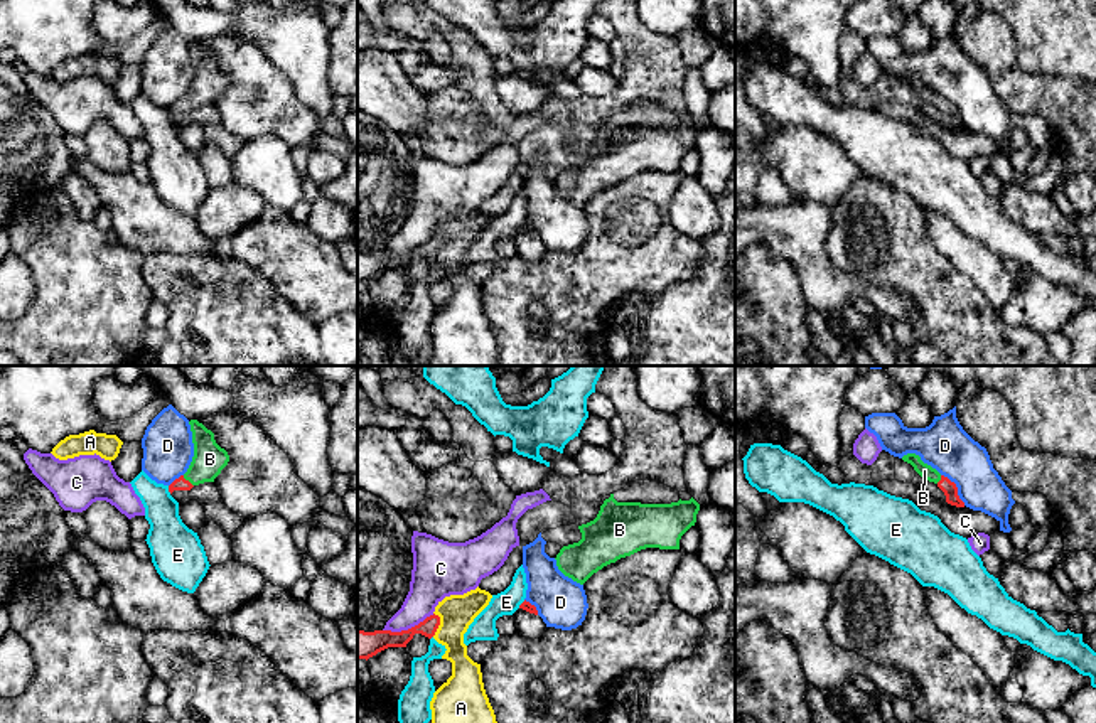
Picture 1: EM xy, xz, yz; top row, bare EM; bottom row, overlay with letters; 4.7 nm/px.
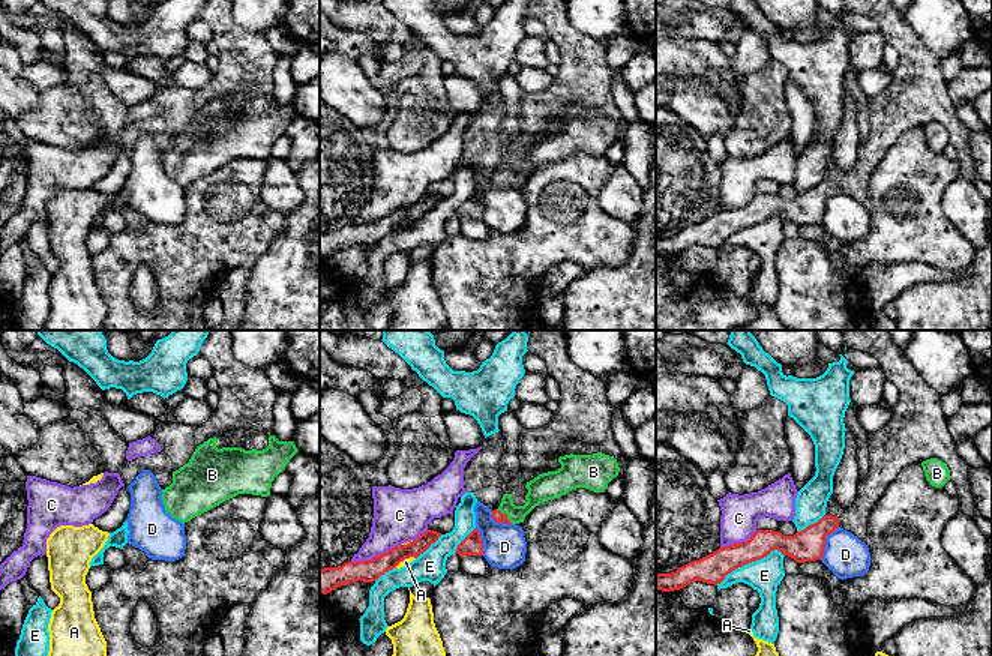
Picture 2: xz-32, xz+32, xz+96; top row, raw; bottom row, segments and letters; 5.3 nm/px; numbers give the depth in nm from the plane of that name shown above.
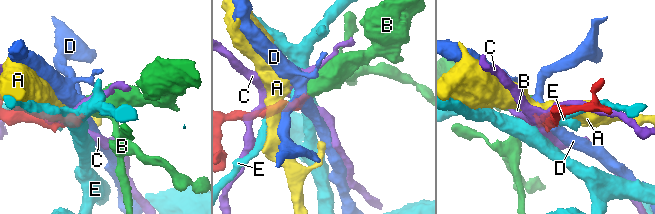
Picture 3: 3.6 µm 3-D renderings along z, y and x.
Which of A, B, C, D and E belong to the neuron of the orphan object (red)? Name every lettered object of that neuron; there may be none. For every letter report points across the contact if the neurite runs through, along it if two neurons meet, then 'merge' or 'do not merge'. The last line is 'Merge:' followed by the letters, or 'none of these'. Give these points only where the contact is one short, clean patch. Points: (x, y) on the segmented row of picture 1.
A: border xz (434, 612), (439, 617), (439, 627), (432, 636); do not merge
B: way xy (179, 484), (188, 481), (209, 459); merge
C: do not merge
D: border yz (941, 474), (955, 484), (956, 494), (965, 504); do not merge
E: do not merge
Merge: B

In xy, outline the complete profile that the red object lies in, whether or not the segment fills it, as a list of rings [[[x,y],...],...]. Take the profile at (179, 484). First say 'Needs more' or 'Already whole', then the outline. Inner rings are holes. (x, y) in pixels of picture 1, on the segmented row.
Needs more. [[[191,420],[189,425],[192,431],[194,457],[187,472],[169,485],[170,494],[174,490],[191,490],[194,485],[204,482],[214,482],[229,462],[228,452],[216,443],[211,430],[197,420]]]

